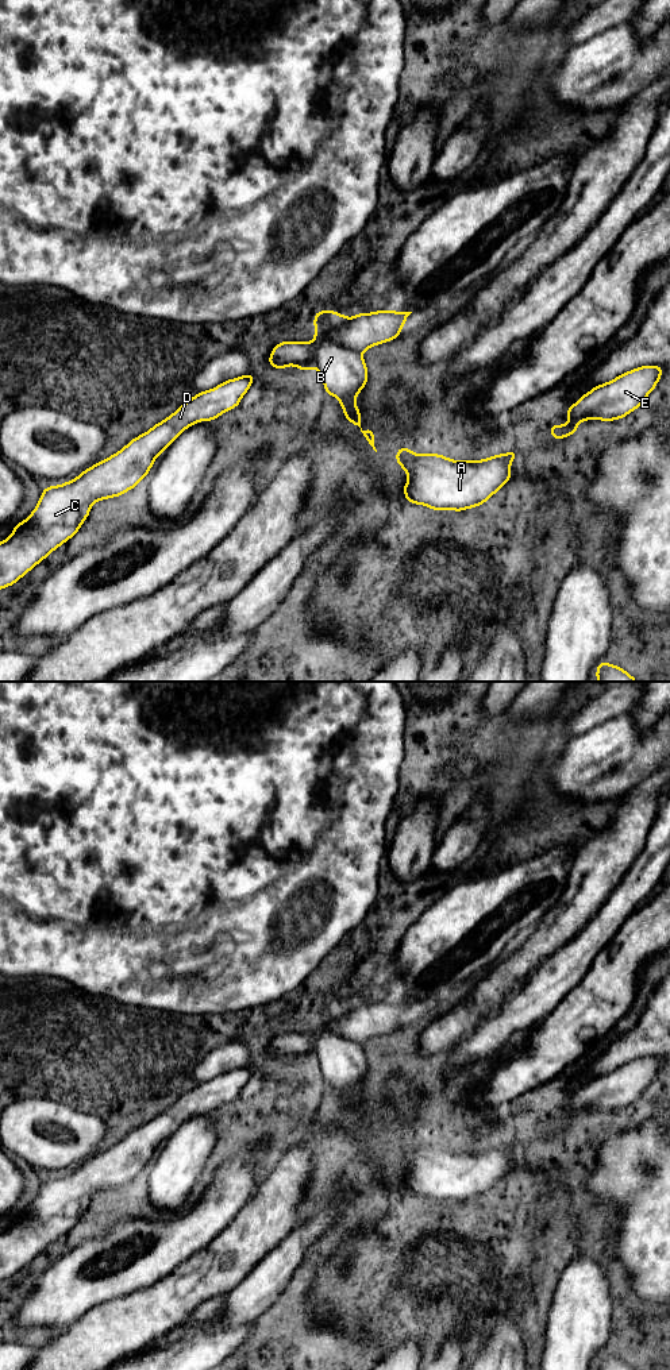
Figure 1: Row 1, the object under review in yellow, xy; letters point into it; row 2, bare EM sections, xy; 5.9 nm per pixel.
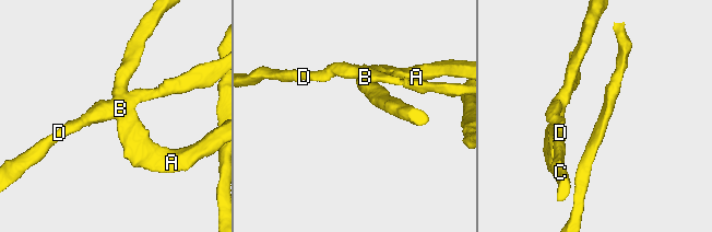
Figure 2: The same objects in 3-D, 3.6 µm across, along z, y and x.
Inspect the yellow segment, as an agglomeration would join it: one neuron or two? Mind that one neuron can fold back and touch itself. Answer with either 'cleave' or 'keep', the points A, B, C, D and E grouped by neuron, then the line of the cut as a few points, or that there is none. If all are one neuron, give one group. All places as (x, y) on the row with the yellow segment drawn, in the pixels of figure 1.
cleave | A B E / C D | xy (345, 317), (334, 338), (359, 354)

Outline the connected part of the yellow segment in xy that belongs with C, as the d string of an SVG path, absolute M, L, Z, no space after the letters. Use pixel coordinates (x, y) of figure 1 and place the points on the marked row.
M242 375L228 379L216 387L197 393L184 402L173 414L153 428L132 439L119 452L95 463L78 474L74 481L58 486L47 486L32 513L14 526L8 539L0 541L0 590L9 587L30 570L46 559L54 549L66 543L88 518L91 508L101 499L123 495L134 489L150 471L155 458L180 436L181 432L200 421L212 421L220 414L236 408L247 393L255 377Z

